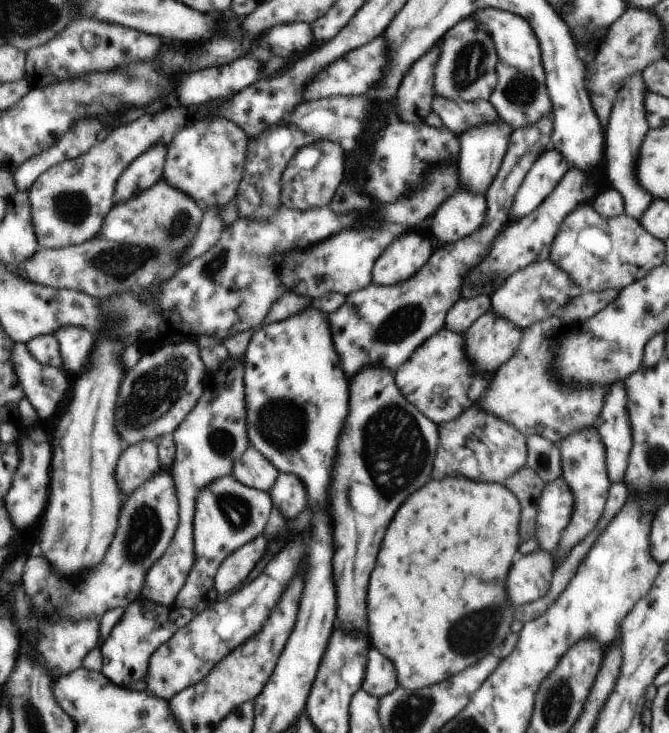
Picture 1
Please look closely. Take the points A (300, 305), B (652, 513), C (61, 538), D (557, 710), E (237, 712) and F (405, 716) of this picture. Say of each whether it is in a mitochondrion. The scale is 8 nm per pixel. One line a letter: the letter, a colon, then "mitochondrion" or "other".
A: other
B: other
C: mitochondrion
D: mitochondrion
E: other
F: mitochondrion

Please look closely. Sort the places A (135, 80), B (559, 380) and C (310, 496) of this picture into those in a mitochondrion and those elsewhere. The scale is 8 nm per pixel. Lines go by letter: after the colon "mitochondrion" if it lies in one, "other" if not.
A: mitochondrion
B: other
C: other

